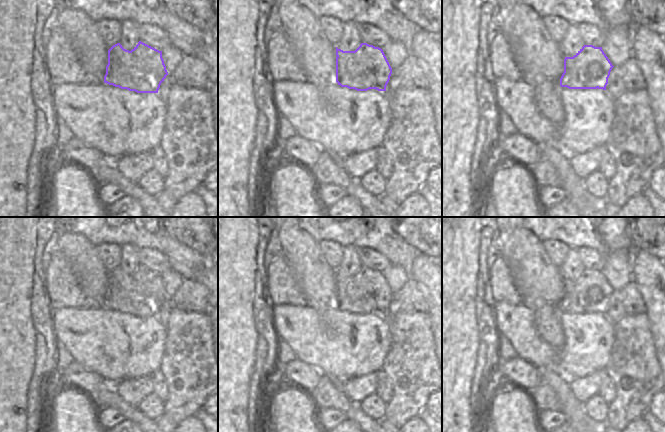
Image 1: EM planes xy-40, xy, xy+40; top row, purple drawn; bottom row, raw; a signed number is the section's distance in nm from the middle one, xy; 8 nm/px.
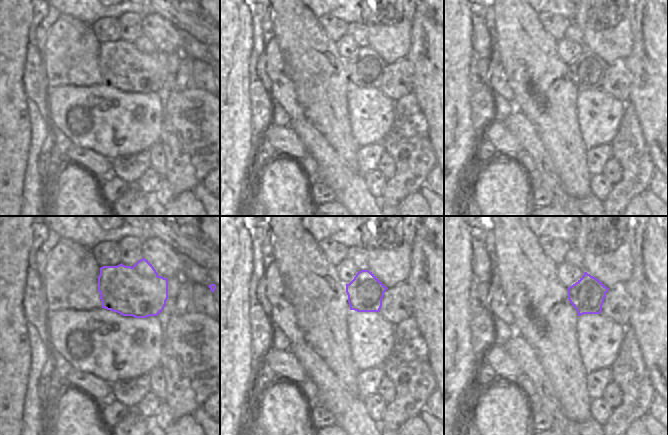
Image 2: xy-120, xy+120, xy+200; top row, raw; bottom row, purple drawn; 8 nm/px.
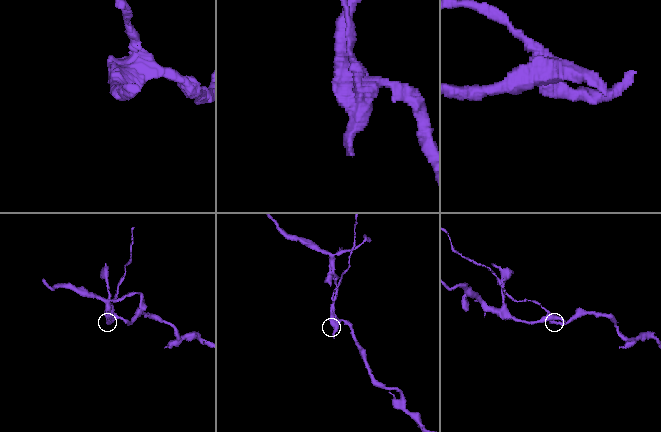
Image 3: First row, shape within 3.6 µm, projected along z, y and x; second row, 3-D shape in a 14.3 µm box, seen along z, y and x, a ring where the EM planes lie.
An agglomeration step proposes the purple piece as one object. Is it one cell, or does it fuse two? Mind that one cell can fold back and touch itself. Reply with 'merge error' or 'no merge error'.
merge error

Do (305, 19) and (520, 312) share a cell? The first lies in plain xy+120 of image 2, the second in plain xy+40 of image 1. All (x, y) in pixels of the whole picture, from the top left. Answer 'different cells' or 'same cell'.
different cells

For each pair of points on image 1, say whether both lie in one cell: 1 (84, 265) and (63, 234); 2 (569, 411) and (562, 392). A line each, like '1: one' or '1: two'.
1: one
2: one

